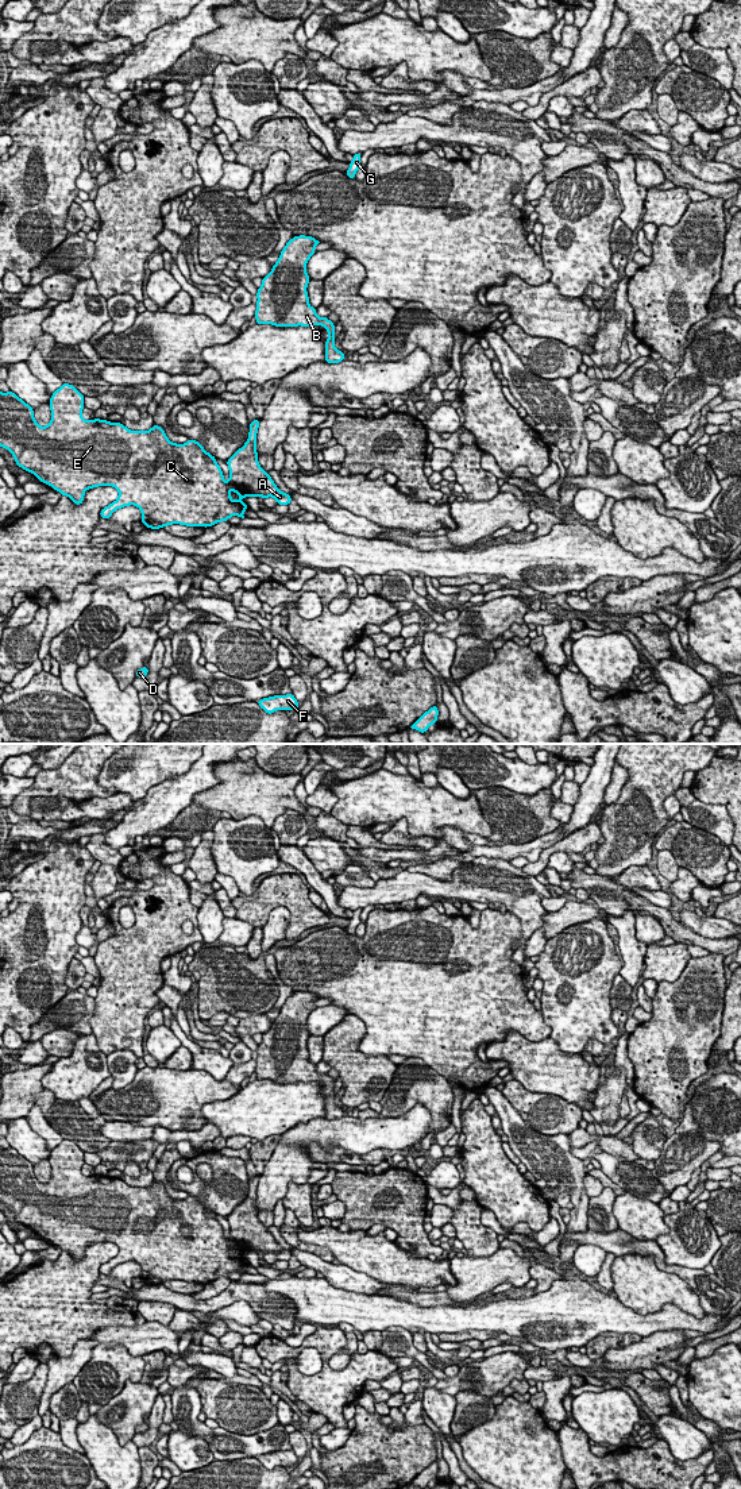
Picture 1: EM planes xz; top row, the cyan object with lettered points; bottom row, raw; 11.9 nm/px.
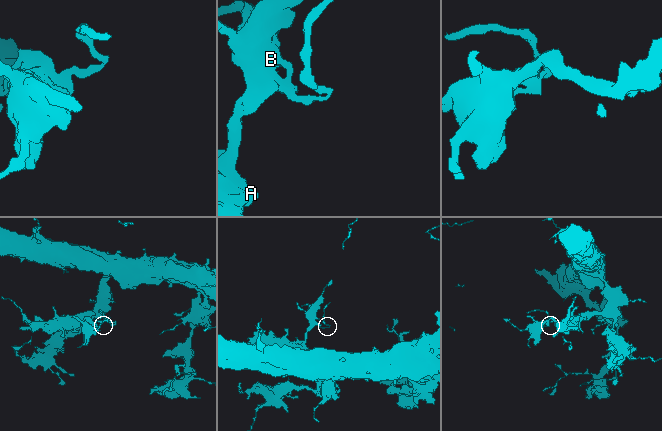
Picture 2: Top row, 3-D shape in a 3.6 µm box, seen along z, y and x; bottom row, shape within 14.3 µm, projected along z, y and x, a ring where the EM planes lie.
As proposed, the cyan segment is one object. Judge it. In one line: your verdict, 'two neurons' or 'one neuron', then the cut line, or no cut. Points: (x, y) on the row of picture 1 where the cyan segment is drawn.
one neuron; no cut

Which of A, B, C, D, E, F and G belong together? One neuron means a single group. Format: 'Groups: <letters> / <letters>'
Groups: A B C D E F G

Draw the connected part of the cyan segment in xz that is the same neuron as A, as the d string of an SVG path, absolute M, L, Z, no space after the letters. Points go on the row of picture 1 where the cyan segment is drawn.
M62 383L50 398L51 421L40 427L30 405L12 391L0 391L0 445L12 452L19 467L67 495L76 505L84 502L88 489L113 486L119 497L101 509L103 518L108 520L115 510L135 505L142 512L140 521L146 528L158 529L171 524L208 528L228 521L231 516L244 518L243 512L248 505L240 499L251 495L274 497L278 505L290 504L292 497L282 493L258 463L255 447L259 418L250 423L246 444L227 460L229 481L225 482L216 458L198 441L188 439L185 444L171 443L163 428L155 424L150 431L130 431L120 423L99 418L86 421L81 417L84 397L73 385Z

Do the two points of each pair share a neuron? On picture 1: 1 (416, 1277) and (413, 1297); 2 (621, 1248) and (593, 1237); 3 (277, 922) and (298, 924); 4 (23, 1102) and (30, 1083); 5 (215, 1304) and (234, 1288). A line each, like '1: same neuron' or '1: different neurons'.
1: different neurons
2: same neuron
3: different neurons
4: same neuron
5: same neuron

